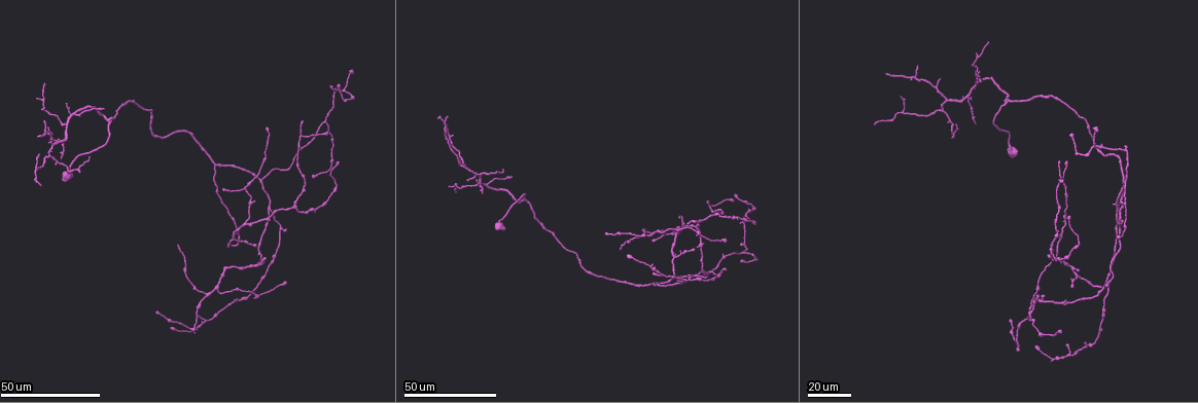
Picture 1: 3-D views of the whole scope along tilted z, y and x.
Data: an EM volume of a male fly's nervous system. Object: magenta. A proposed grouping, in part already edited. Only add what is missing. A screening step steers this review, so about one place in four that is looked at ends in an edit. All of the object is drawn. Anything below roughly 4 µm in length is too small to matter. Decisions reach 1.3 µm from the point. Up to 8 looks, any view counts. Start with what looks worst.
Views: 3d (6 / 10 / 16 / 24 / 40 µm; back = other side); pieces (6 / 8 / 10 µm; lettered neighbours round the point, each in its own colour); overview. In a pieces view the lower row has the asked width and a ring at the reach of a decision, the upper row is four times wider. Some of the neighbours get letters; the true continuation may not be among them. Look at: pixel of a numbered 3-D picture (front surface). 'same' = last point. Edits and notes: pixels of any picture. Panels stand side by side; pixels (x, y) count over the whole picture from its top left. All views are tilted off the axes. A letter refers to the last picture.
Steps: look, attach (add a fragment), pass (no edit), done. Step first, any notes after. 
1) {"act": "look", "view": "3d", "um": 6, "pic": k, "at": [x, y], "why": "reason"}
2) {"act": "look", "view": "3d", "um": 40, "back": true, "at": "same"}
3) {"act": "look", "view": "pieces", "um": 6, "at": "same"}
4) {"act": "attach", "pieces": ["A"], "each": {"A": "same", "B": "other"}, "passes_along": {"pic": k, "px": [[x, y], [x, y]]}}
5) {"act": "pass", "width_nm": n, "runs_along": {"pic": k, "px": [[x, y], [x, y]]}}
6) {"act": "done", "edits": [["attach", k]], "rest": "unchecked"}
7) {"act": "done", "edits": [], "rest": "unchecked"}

{"act": "look", "view": "3d", "um": 24, "pic": 1, "at": [888, 73], "why": "end of a long branch"}

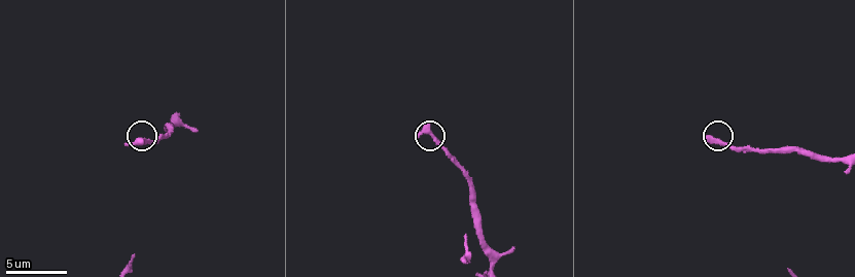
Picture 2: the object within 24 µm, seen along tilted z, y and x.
{"act": "look", "view": "pieces", "um": 10, "pic": 2, "at": [125, 146], "why": "see the neighbours"}

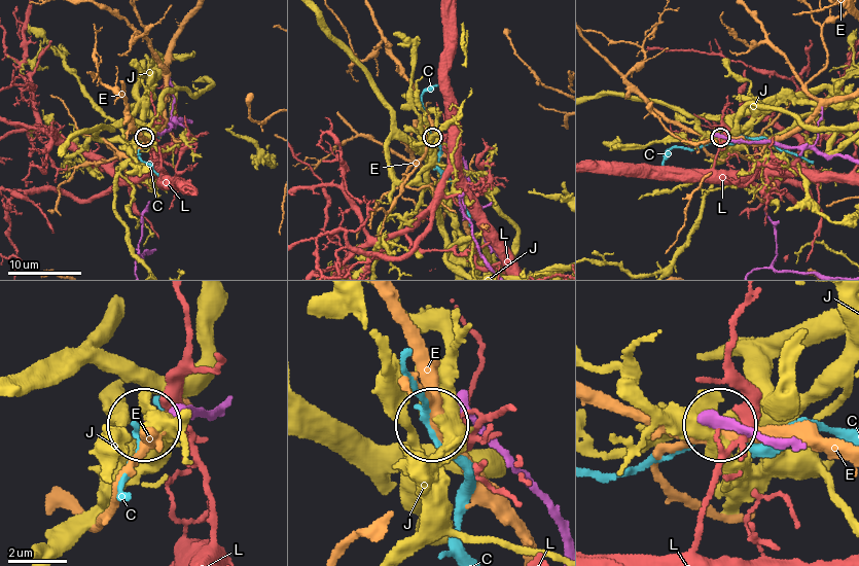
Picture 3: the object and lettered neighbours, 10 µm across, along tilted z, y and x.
{"act": "pass", "width_nm": 170, "each": {"C": "other", "E": "other", "J": "other", "L": "other"}, "found": "no lettered fragment goes on from it"}

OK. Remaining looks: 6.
{"act": "look", "view": "3d", "um": 40, "pic": 1, "at": [875, 122], "why": "tapers out"}

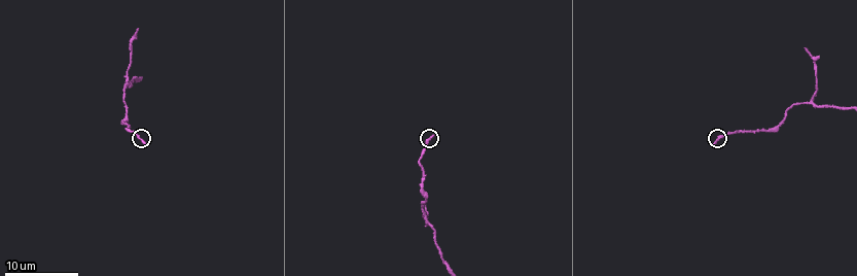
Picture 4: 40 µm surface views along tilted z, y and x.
{"act": "look", "view": "pieces", "um": 6, "pic": 4, "at": [431, 136]}

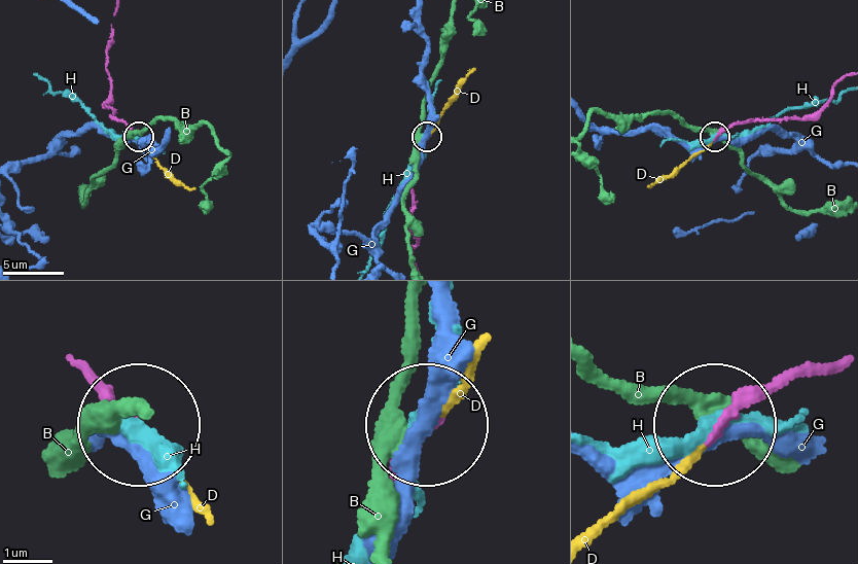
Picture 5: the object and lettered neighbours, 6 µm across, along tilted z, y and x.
{"act": "attach", "pieces": ["D"], "each": {"B": "other", "D": "same", "G": "other", "H": "other"}, "passes_along": {"pic": 5, "px": [[85, 373], [195, 492]]}, "found": "the cell continues"}

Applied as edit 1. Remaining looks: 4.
{"act": "look", "view": "overview"}

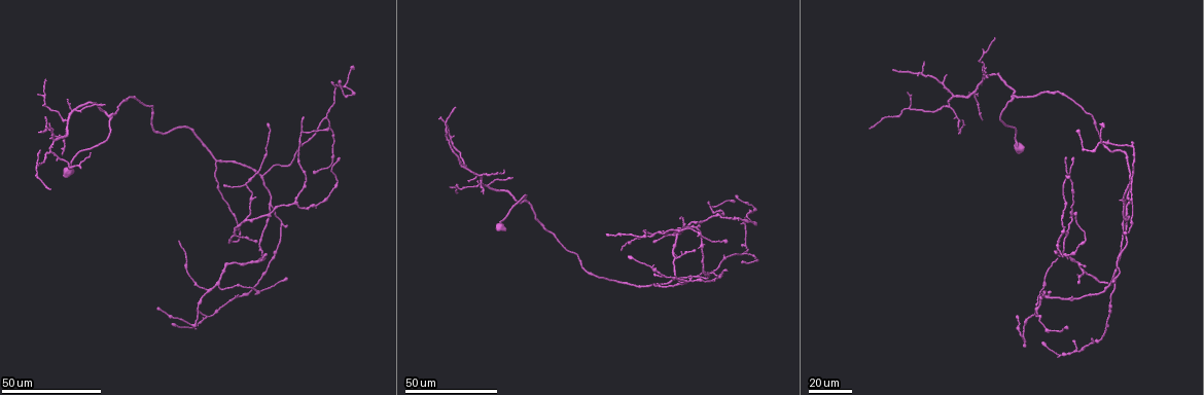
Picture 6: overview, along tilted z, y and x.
{"act": "look", "view": "3d", "um": 40, "pic": 6, "at": [946, 75], "why": "thin end"}

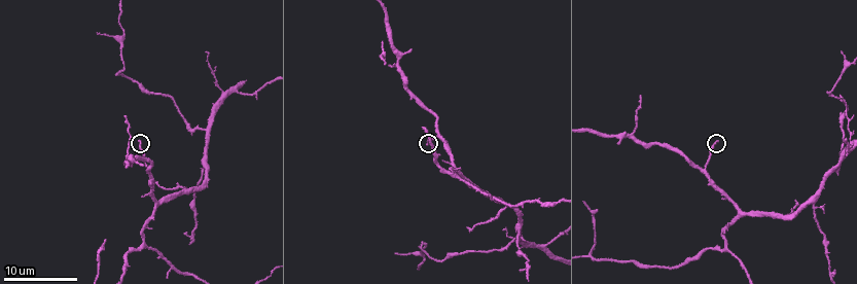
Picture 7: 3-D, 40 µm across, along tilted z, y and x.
{"act": "look", "view": "pieces", "um": 8, "pic": 7, "at": [717, 141], "why": "see the neighbours"}

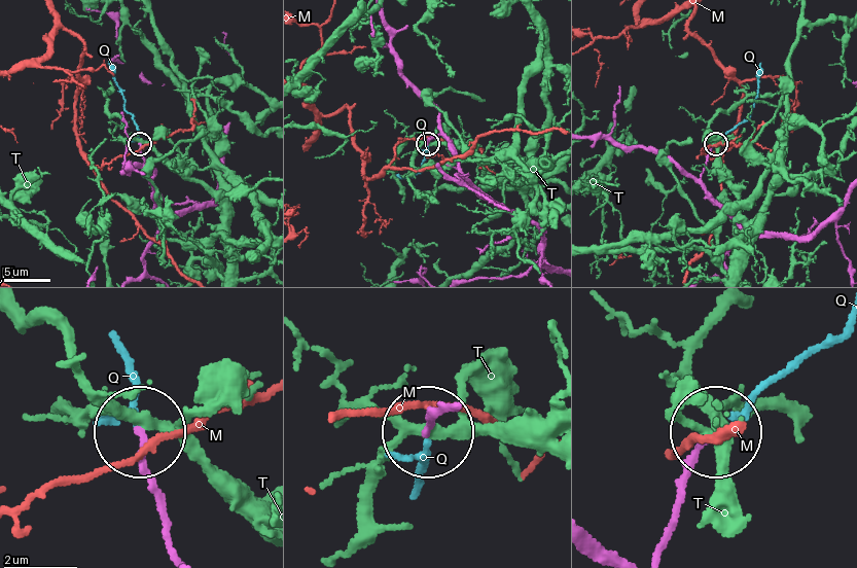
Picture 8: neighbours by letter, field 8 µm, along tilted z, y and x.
{"act": "attach", "pieces": ["Q"], "width_nm": 160, "each": {"M": "other", "Q": "same", "T": "other"}, "passes_along": {"pic": 8, "px": [[165, 532], [117, 347]]}, "found": "it goes on there"}

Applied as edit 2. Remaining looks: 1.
{"act": "done", "edits": [["attach", 5], ["attach", 8]], "rest": "unchecked"}

